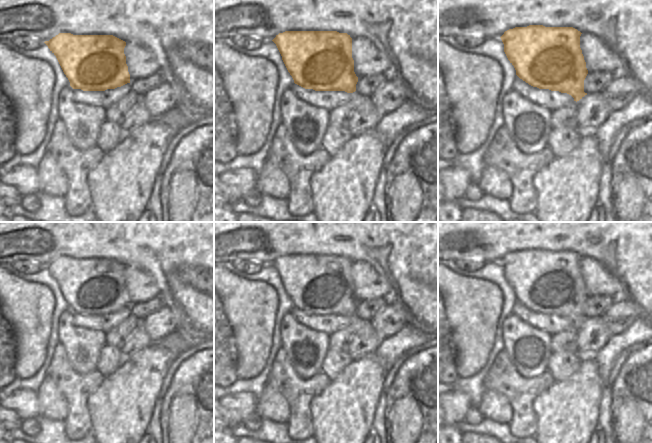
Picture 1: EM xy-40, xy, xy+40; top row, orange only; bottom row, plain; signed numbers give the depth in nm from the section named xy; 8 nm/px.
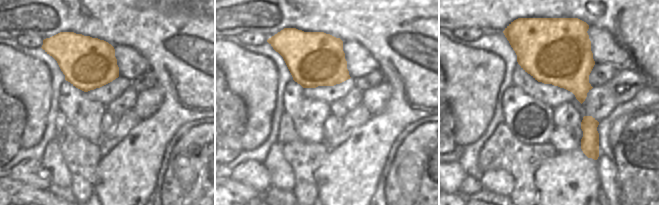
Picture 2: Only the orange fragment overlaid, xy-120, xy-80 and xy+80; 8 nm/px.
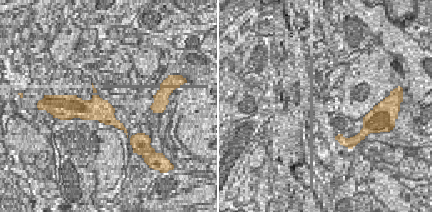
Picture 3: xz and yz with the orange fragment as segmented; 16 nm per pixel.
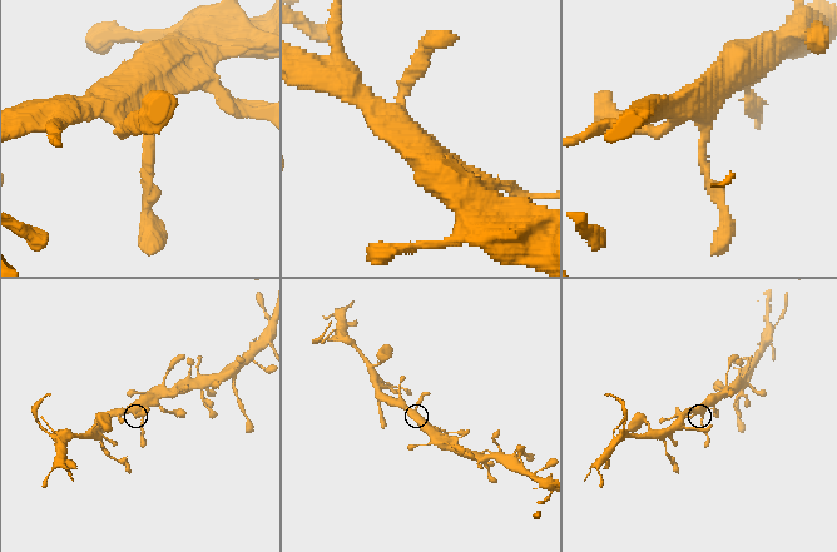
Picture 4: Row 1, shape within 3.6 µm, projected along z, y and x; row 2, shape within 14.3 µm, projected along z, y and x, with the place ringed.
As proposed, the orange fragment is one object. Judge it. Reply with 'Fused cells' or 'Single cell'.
Single cell

